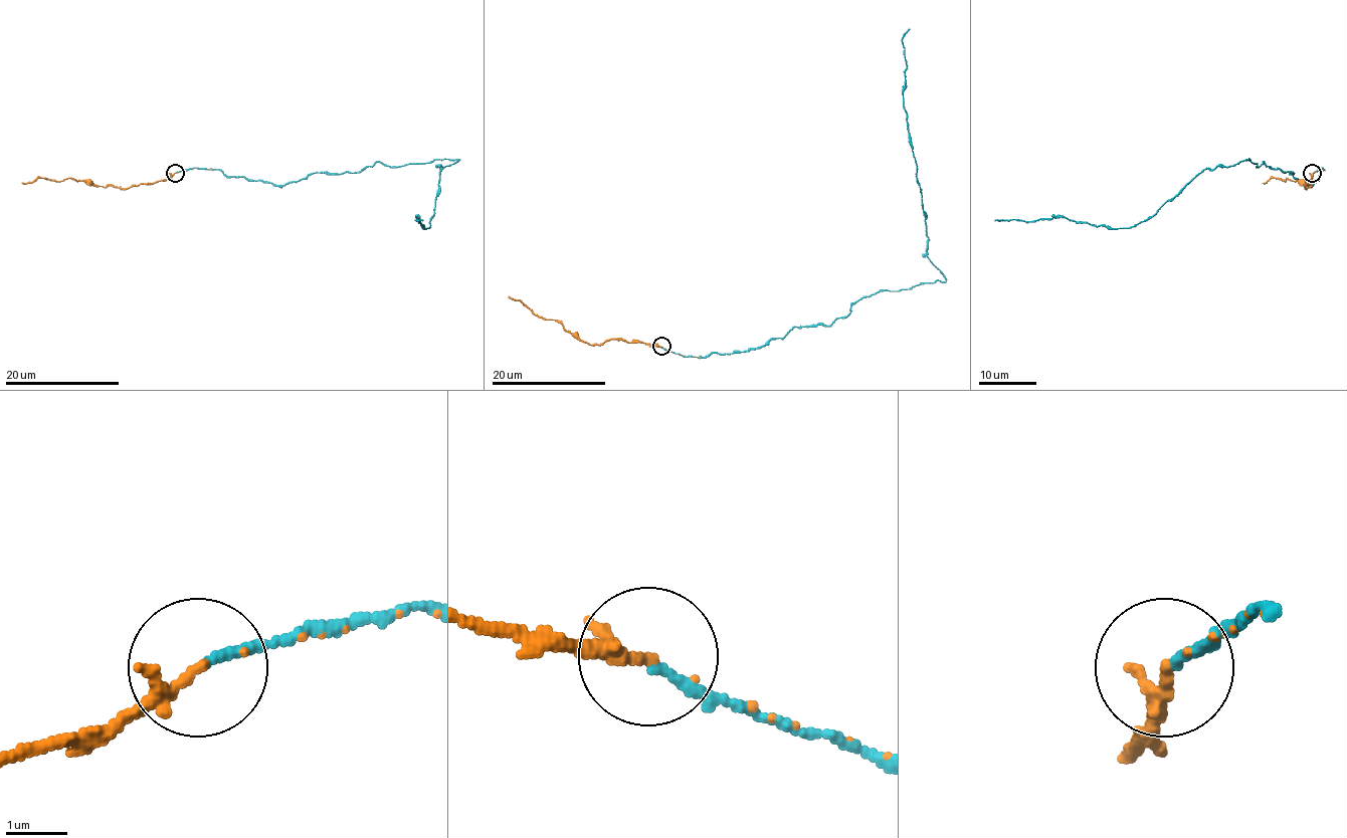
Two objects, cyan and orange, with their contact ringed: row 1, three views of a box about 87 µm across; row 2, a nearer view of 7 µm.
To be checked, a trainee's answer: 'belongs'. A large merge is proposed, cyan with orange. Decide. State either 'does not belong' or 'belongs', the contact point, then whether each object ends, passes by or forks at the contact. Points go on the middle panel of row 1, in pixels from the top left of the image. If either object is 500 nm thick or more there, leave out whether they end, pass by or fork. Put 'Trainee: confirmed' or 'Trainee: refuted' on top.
Trainee: confirmed
belongs | (661, 346) | cyan ends | orange passes by

